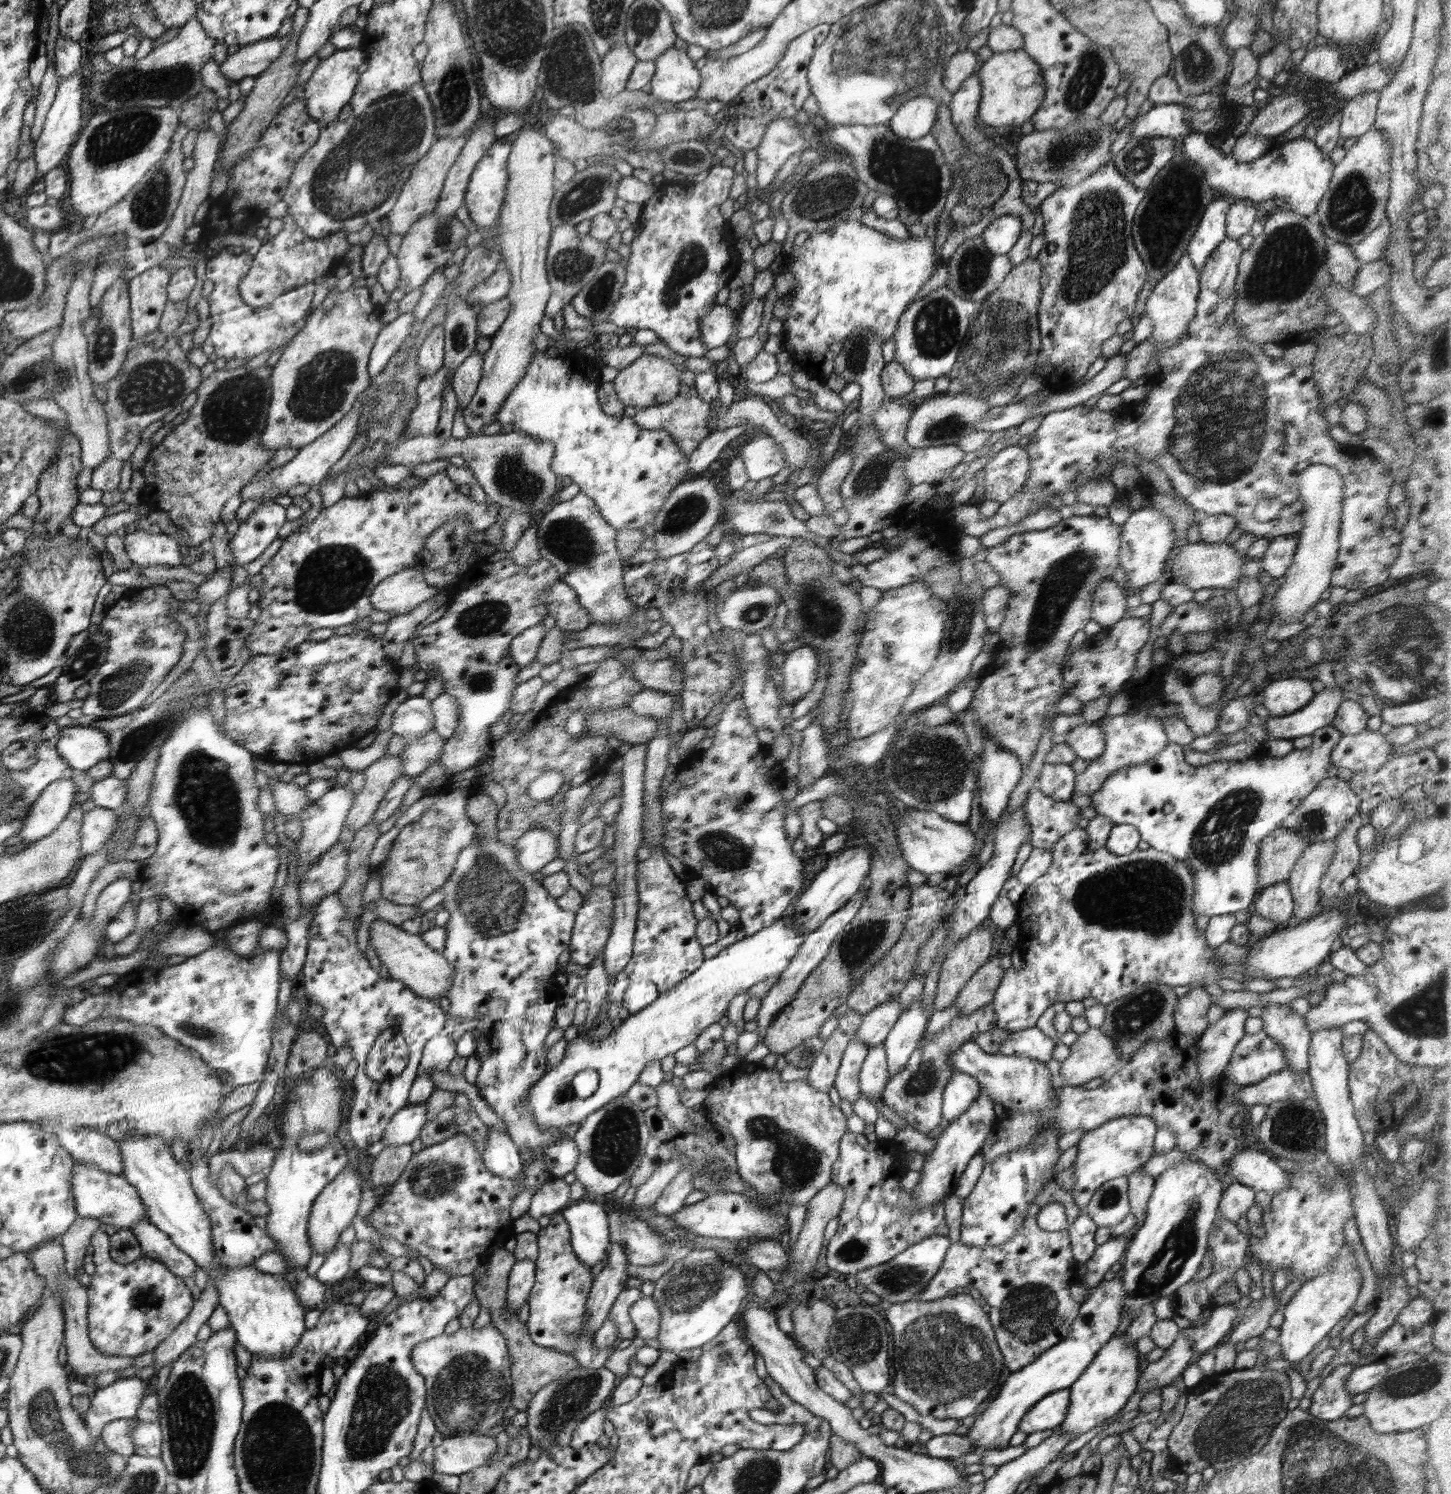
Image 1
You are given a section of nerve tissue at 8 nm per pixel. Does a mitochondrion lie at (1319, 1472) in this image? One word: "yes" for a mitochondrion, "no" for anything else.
yes

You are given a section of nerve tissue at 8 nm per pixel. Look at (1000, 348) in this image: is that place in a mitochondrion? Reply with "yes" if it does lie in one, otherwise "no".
yes

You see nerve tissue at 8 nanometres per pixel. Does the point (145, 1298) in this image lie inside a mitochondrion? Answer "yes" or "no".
yes

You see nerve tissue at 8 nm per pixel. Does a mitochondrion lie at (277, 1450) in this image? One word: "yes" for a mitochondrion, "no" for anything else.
yes

